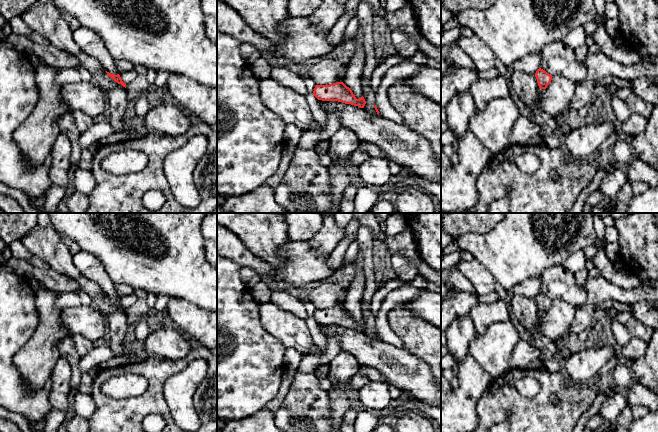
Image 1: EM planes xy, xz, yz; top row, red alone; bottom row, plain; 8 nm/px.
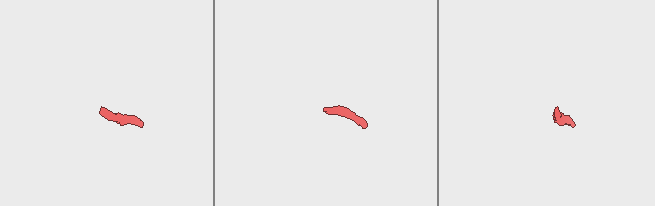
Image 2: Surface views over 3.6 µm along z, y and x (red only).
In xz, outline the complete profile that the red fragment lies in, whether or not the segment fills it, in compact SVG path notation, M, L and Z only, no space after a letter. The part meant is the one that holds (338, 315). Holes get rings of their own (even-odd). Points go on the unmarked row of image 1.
M337 306L330 309L316 309L313 319L322 325L338 325L345 328L351 328L364 332L366 325L362 320L357 323L352 314L347 311L343 306Z

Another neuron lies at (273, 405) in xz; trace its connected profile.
M286 371L282 382L280 384L279 390L276 393L276 396L269 401L263 409L269 410L273 413L275 413L278 408L280 407L281 403L284 401L289 389L290 385L295 377L296 371Z

